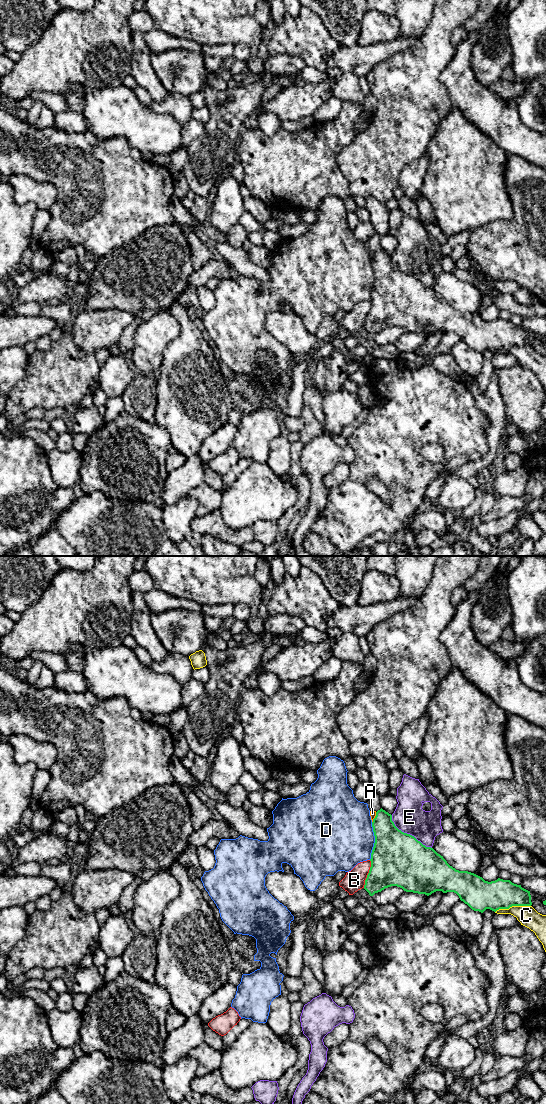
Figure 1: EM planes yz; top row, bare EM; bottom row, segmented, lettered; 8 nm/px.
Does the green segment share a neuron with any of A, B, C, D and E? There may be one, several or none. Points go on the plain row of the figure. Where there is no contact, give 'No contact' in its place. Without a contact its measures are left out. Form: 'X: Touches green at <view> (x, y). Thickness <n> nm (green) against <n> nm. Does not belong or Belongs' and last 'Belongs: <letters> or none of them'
A: Touches green at yz (375, 257). Thickness 260 nm (green) against 50 nm. Does not belong
B: Touches green at yz (368, 314). Thickness 400 nm (green) against 170 nm. Does not belong
C: Touches green at yz (512, 345). Thickness 240 nm (green) against 160 nm. Does not belong
D: Touches green at yz (375, 281). Thickness 440 nm (green) against 460 nm. Does not belong
E: Touches green at yz (408, 274). Thickness 440 nm (green) against 260 nm. Does not belong
Belongs: none of them

